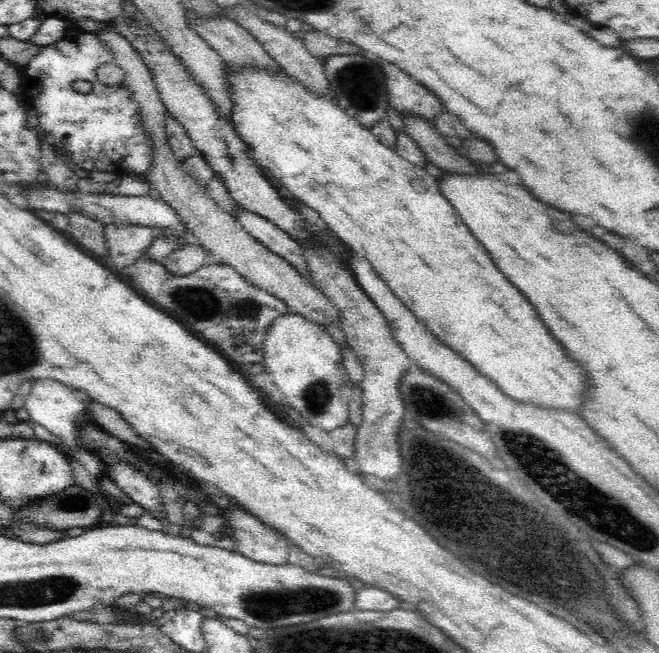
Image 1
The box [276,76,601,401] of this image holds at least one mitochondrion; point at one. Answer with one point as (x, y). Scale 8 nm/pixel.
(366, 104)

